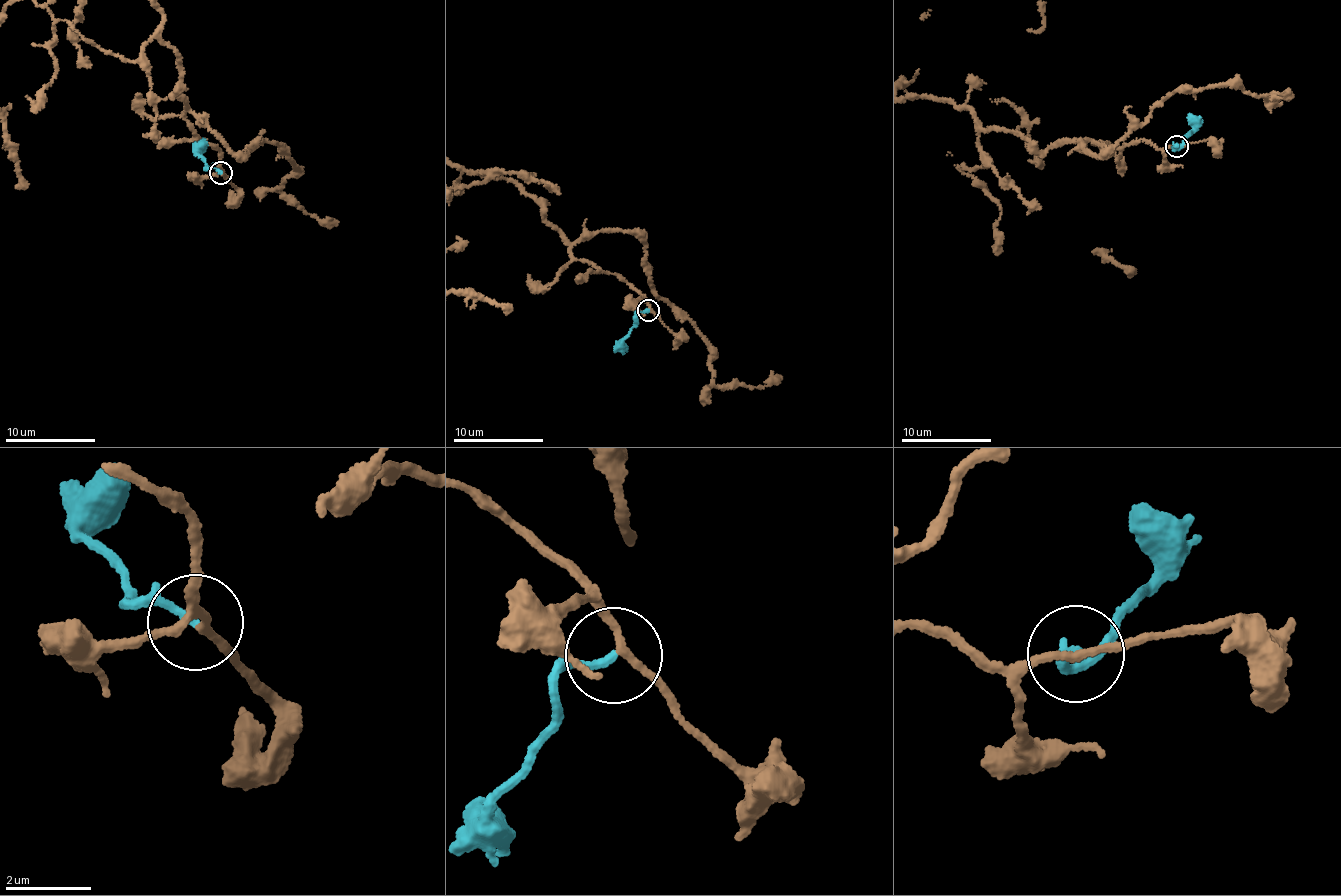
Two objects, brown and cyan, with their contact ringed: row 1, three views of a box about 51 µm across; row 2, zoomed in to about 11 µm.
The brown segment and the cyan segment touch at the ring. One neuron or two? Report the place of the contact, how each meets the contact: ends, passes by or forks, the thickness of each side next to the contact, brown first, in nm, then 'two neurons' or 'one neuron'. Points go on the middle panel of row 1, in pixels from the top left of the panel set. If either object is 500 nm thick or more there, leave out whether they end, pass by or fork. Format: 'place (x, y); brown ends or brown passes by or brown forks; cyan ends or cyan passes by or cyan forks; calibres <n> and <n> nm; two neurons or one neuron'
place (648, 310); brown passes by; cyan ends; calibres 160 and 180 nm; one neuron

